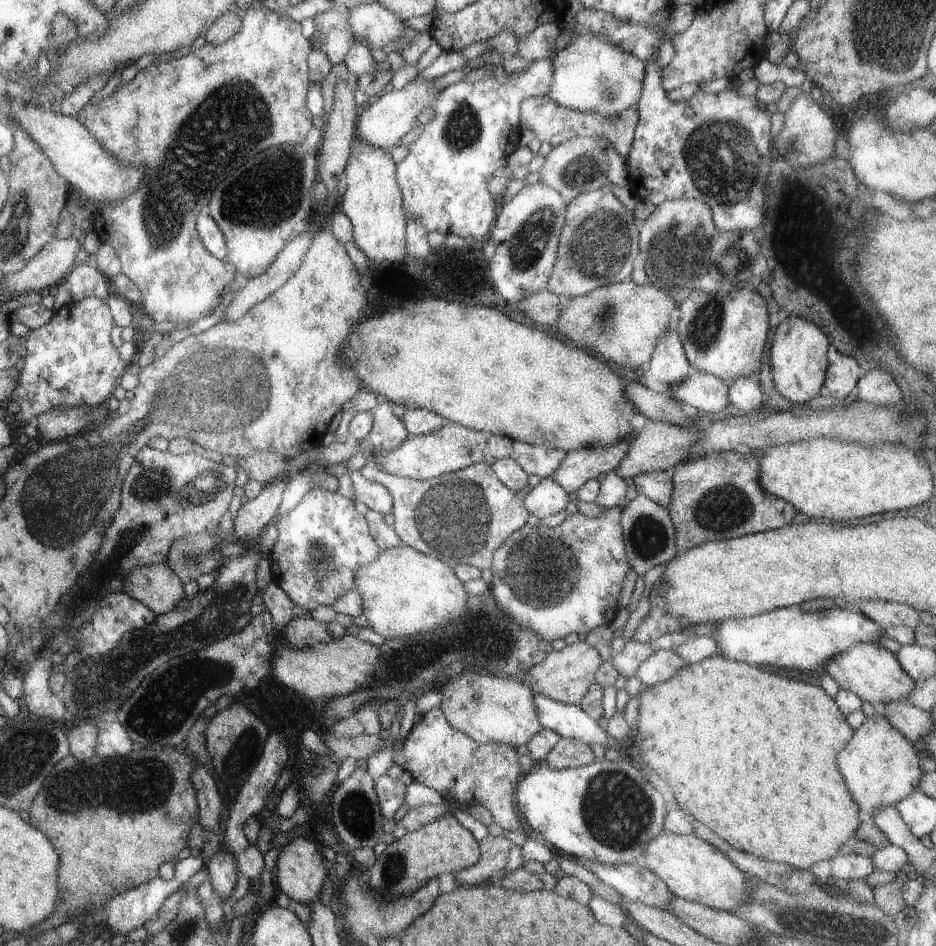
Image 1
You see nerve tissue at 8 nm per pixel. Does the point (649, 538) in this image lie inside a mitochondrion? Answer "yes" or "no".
yes

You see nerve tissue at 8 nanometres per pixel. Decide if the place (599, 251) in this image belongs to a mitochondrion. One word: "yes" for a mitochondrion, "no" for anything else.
yes

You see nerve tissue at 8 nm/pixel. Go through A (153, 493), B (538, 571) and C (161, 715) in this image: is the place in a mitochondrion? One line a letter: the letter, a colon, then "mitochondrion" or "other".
A: mitochondrion
B: mitochondrion
C: mitochondrion

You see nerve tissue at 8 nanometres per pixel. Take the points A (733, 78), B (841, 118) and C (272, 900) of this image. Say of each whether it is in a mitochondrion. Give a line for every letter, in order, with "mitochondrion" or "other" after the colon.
A: other
B: other
C: other

